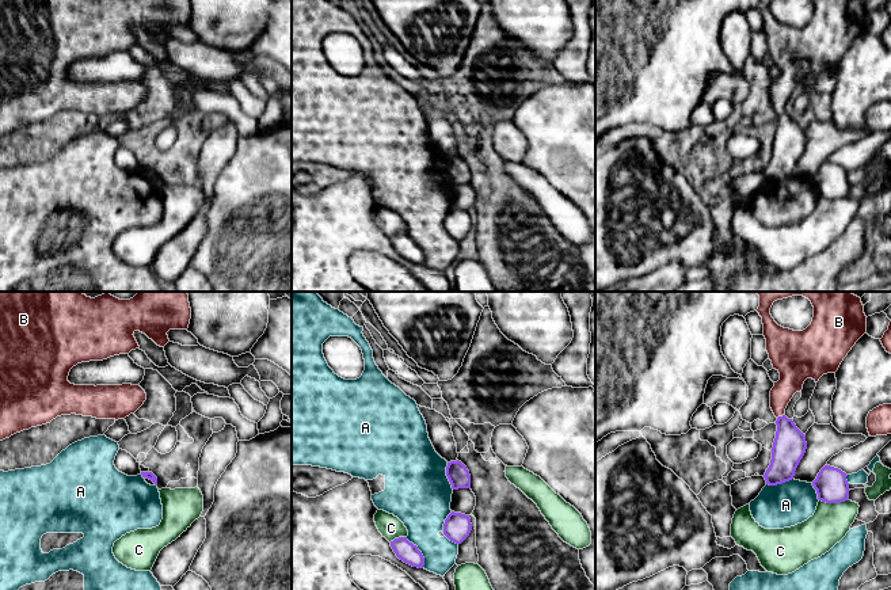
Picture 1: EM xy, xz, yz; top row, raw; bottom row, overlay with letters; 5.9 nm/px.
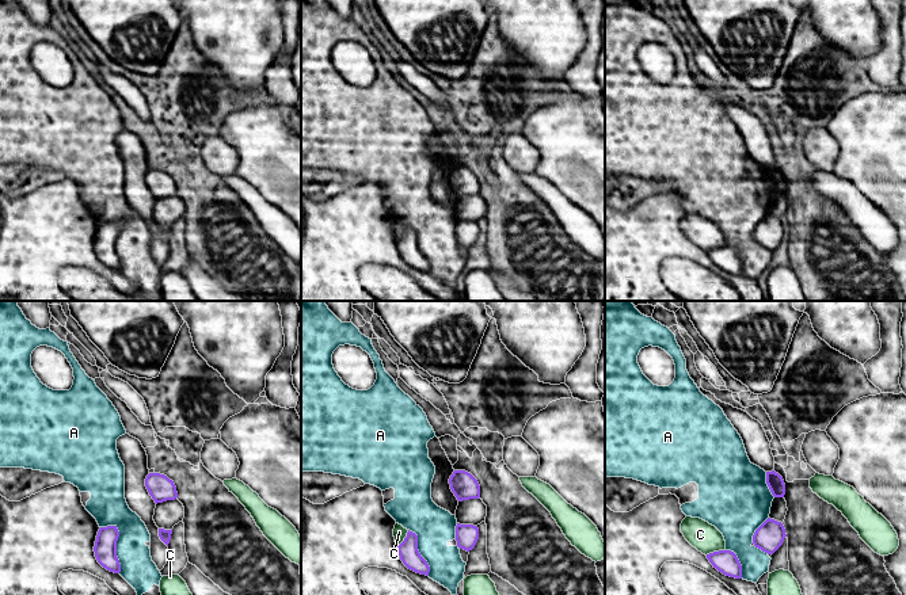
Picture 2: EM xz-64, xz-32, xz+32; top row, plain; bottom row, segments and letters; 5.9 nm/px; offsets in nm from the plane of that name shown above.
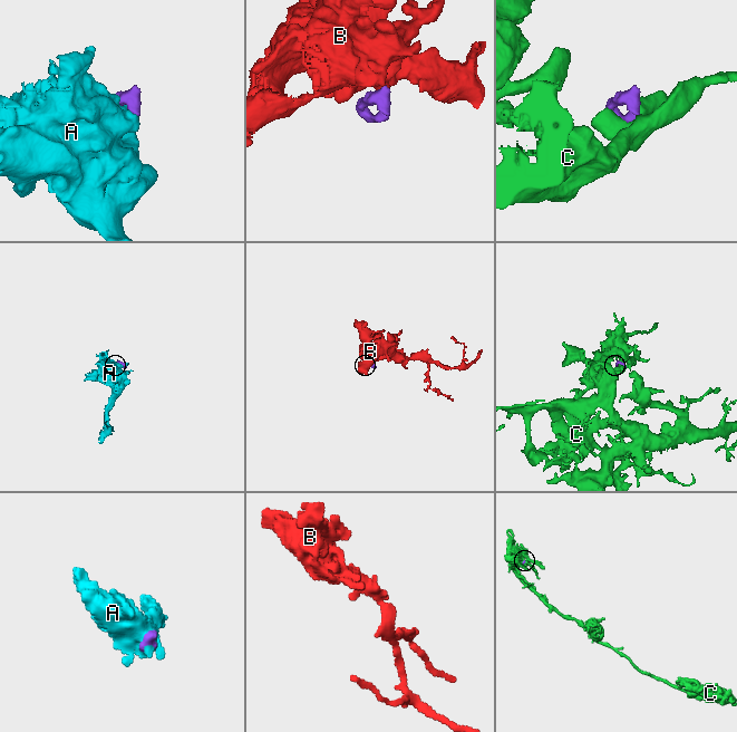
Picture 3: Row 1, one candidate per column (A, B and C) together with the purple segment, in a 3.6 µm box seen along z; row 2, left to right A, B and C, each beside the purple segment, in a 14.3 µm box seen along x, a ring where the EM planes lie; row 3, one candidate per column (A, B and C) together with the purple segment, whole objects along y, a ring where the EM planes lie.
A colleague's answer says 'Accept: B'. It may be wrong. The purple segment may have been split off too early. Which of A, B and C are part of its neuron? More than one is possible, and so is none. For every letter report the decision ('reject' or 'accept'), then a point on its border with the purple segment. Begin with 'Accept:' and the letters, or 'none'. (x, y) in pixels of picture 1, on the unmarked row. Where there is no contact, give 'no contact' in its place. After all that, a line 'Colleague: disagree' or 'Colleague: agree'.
Accept: B
A: reject; contact xz (421, 248)
B: accept; contact yz (780, 113)
C: reject; contact yz (834, 198)
Colleague: agree

